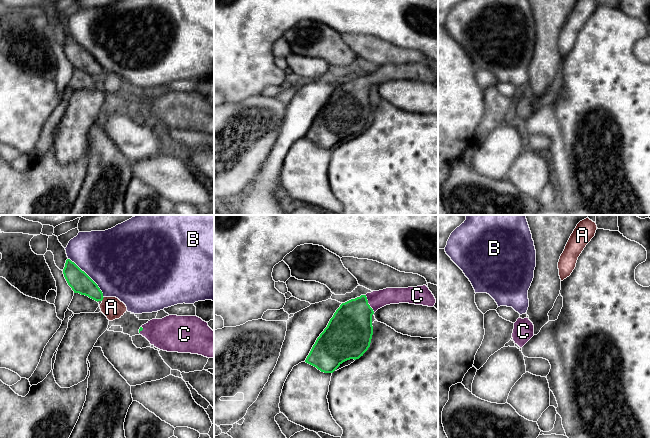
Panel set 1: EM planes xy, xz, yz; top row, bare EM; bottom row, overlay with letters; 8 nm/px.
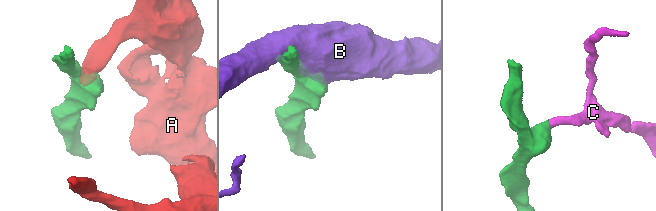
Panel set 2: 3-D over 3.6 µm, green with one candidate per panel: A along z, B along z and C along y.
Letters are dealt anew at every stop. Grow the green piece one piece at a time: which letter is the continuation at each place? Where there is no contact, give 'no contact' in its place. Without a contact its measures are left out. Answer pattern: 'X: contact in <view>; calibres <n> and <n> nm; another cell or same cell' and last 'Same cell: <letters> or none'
A: contact in xy; calibres 170 and 170 nm; another cell
B: contact in xy; calibres 170 and 480 nm; another cell
C: contact in xz; calibres 360 and 140 nm; same cell
Same cell: C

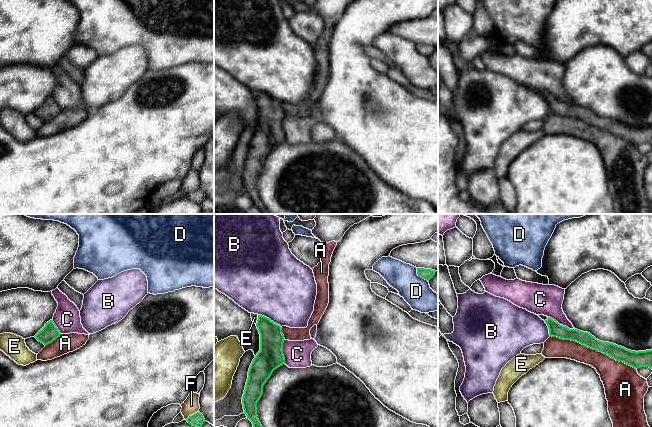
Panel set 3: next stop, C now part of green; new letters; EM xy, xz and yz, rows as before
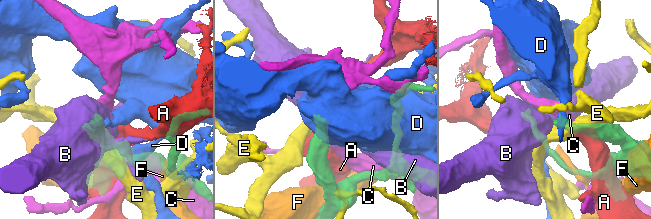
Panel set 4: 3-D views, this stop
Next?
A: contact in yz; calibres 120 and 220 nm; another cell
B: contact in xz; calibres 190 and 480 nm; another cell
C: contact in yz; calibres 110 and 240 nm; another cell
D: contact in xz; calibres 90 and 240 nm; another cell
E: contact in xz; calibres 190 and 50 nm; another cell
F: contact in xy; calibres 110 and 130 nm; another cell
Same cell: none

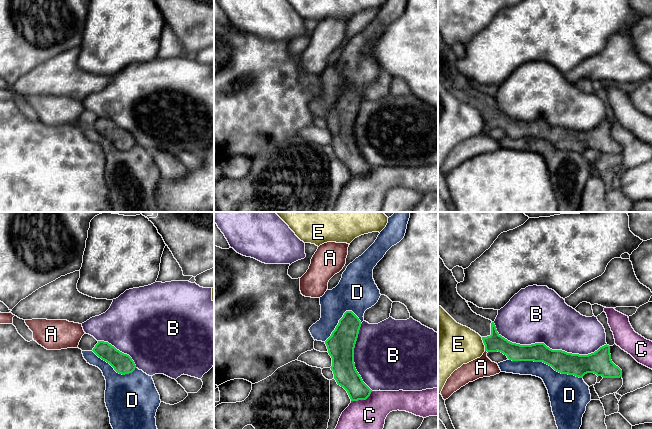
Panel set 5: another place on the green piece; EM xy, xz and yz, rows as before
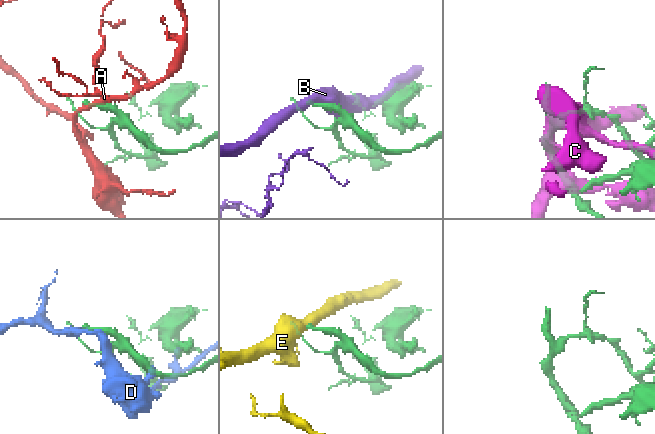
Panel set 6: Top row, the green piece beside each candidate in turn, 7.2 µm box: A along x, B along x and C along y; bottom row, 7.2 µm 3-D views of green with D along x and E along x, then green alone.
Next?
A: contact in yz; calibres 140 and 160 nm; another cell
B: contact in yz; calibres 180 and 440 nm; another cell
C: contact in xz; calibres 190 and 360 nm; another cell
D: contact in yz; calibres 180 and 240 nm; another cell
E: contact in yz; calibres 140 and 340 nm; another cell
Same cell: none

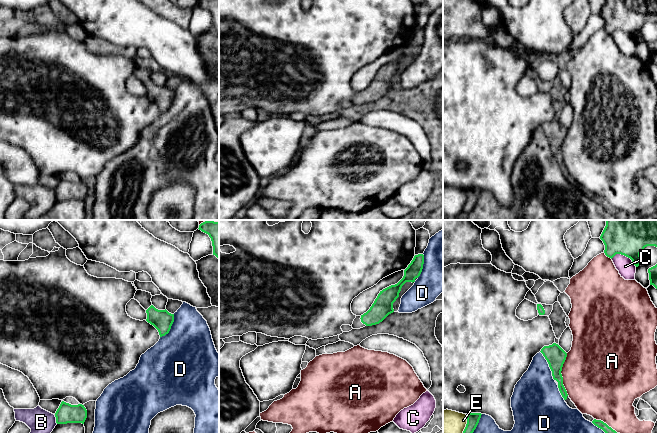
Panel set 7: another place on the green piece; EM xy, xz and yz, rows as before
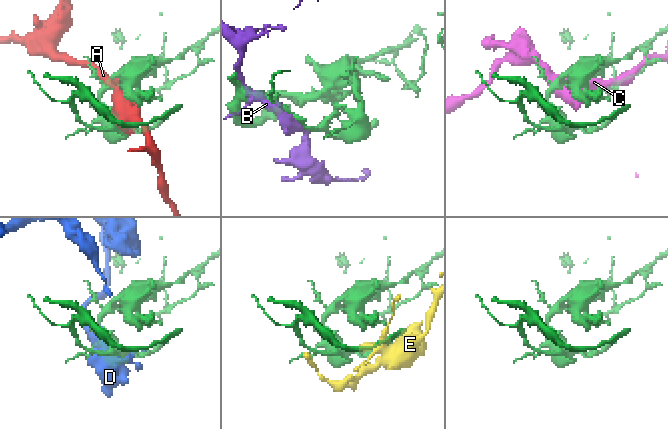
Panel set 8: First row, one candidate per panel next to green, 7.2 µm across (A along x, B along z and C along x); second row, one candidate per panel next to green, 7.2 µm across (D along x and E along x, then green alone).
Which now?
A: contact in yz; calibres 160 and 480 nm; another cell
B: contact in xy; calibres 160 and 200 nm; another cell
C: contact in yz; calibres 260 and 140 nm; another cell
D: contact in yz; calibres 160 and 360 nm; another cell
E: contact in yz; calibres 100 and 240 nm; another cell
Same cell: none

